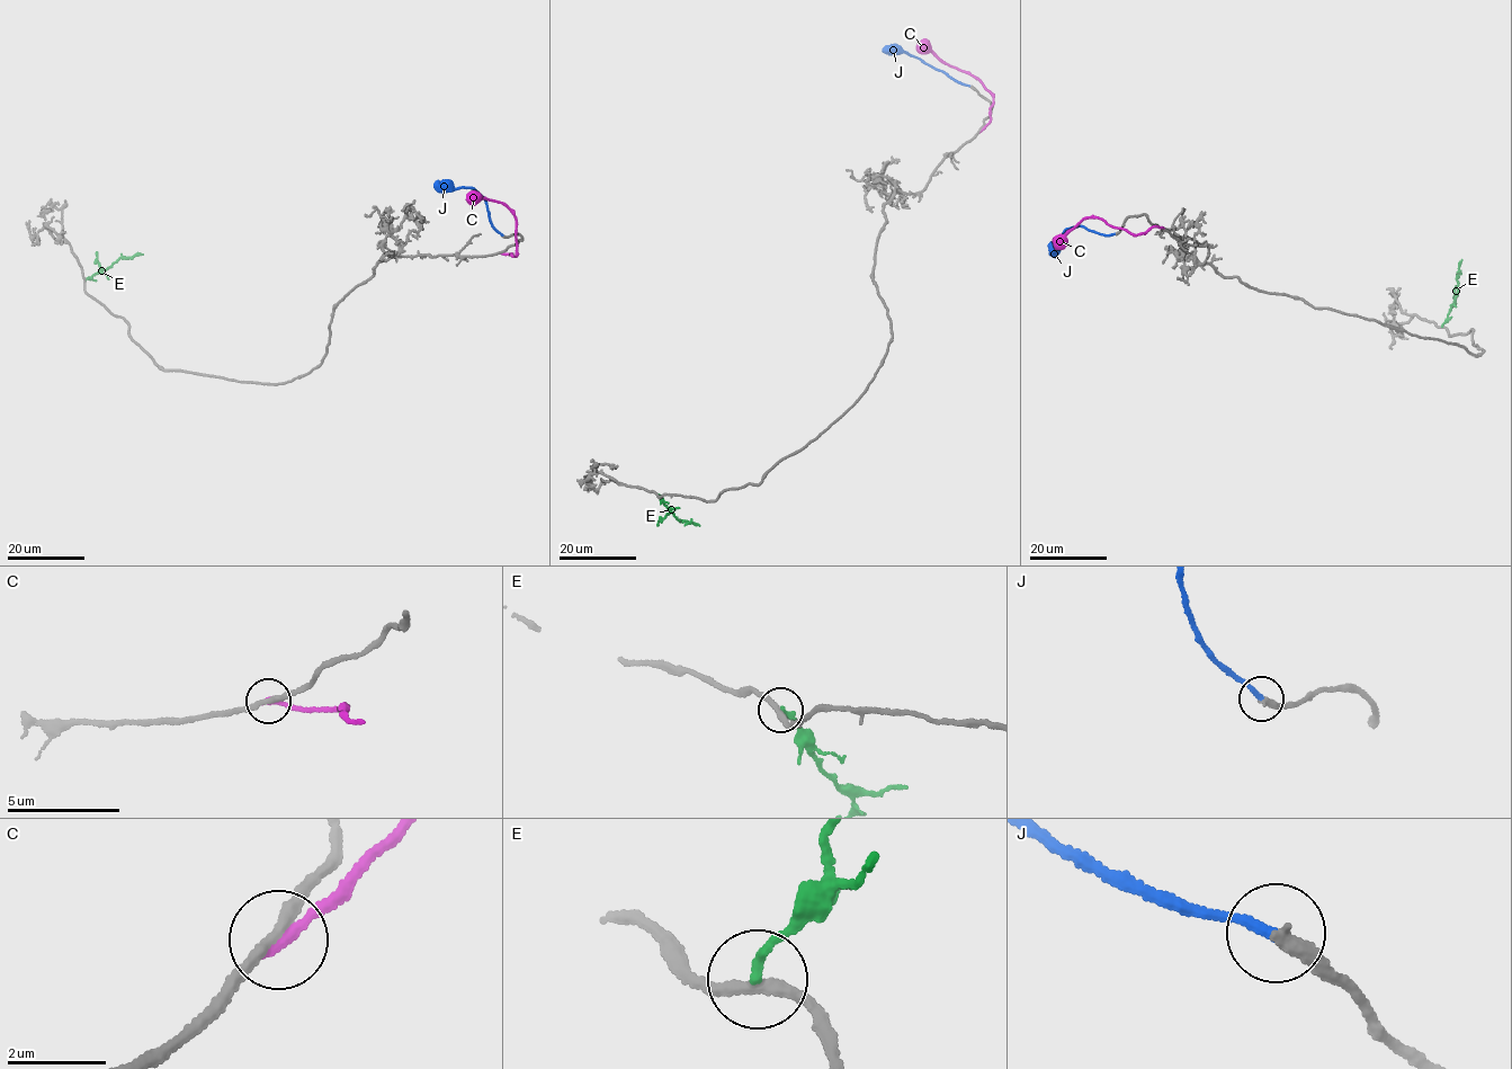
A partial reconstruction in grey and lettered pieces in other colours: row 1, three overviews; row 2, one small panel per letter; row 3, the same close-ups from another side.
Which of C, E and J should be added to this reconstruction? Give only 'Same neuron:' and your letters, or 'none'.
Same neuron: J

